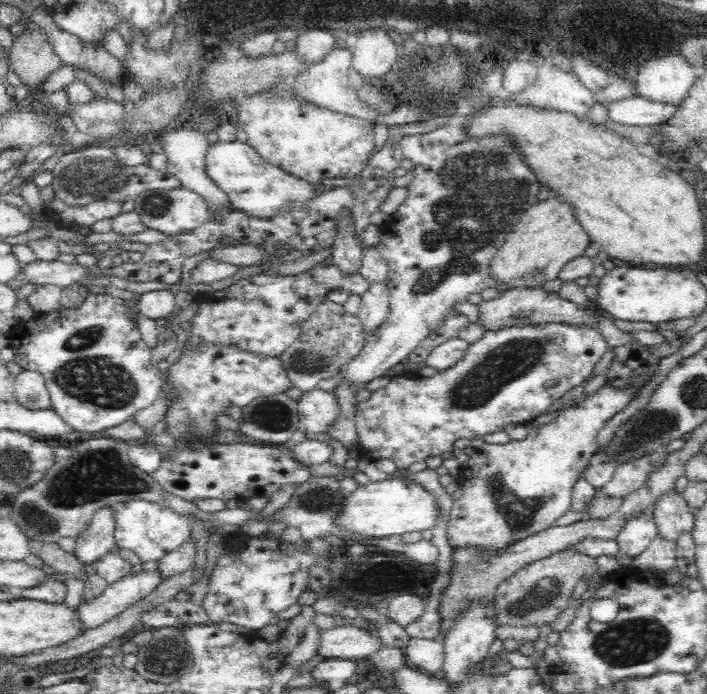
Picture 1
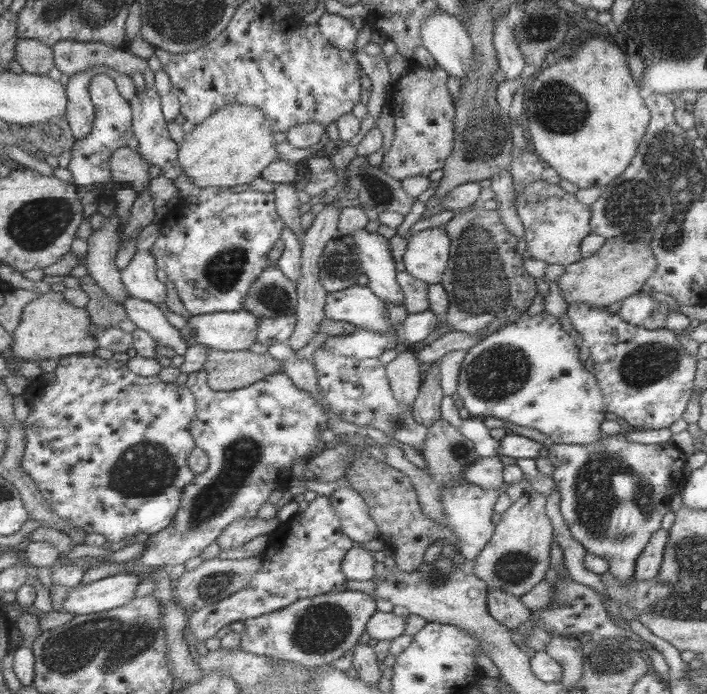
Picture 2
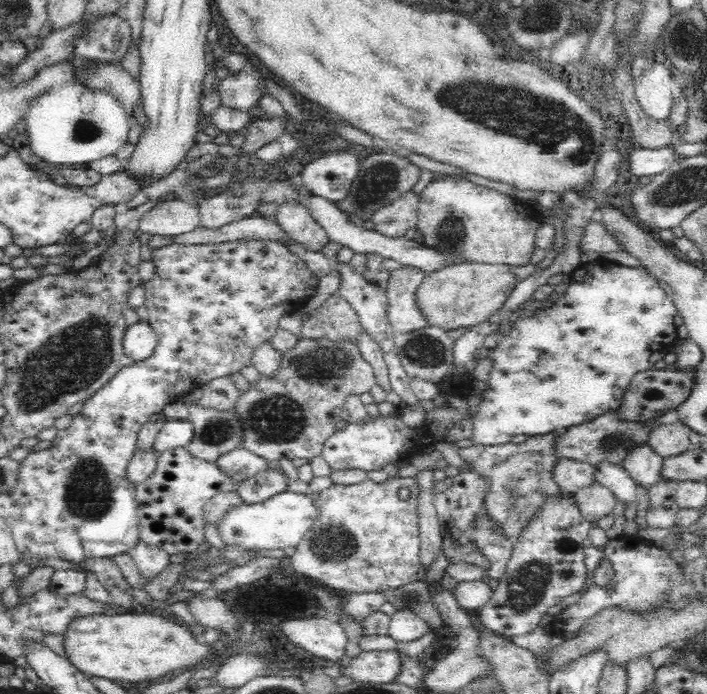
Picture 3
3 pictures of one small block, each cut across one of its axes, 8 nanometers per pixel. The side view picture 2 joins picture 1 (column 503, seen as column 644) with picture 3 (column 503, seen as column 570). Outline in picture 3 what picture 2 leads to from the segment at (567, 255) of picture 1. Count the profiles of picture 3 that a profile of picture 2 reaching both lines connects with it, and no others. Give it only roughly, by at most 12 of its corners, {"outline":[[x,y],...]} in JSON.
{"outline":[[464,260],[425,276],[431,326],[464,330],[505,303],[510,264]]}

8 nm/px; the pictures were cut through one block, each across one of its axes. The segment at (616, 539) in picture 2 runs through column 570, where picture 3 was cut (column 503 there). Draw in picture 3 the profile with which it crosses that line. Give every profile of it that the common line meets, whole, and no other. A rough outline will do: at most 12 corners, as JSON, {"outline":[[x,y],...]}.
{"outline":[[554,430],[458,449],[490,481],[475,524],[518,539],[548,499]]}

